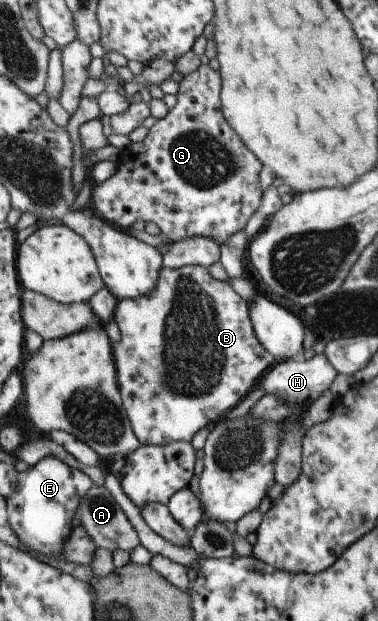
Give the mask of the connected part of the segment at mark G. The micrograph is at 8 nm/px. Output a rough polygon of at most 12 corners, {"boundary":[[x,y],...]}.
{"boundary":[[203,63],[91,205],[172,242],[245,229],[264,163]]}

